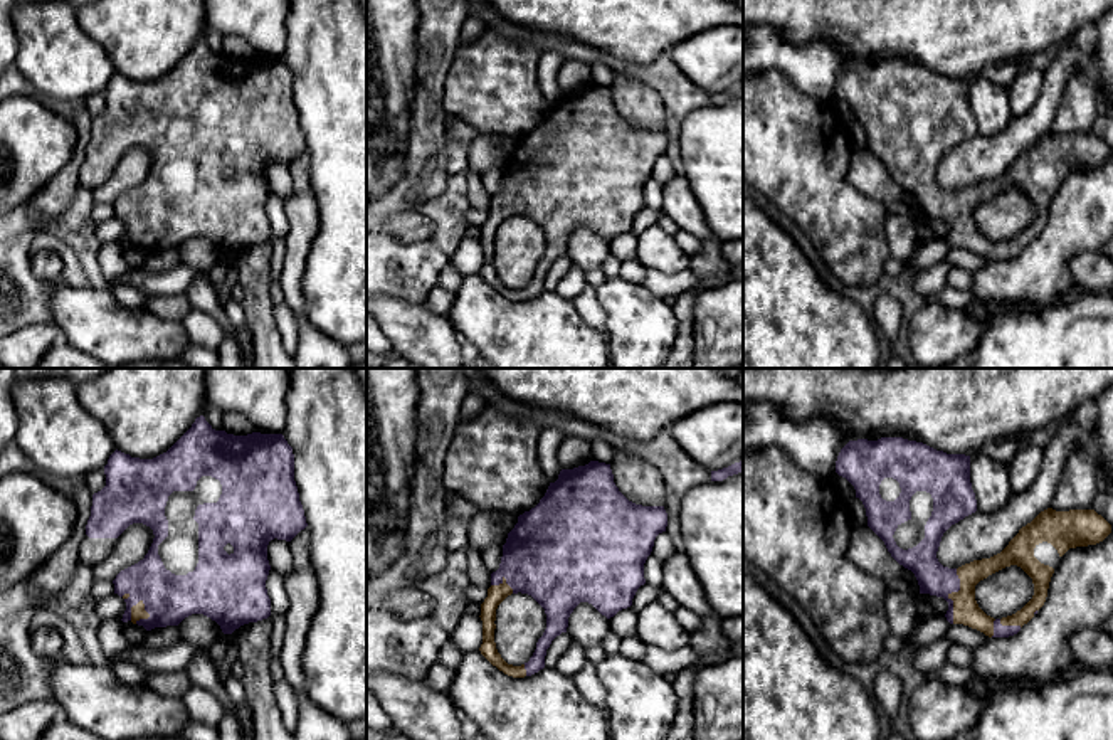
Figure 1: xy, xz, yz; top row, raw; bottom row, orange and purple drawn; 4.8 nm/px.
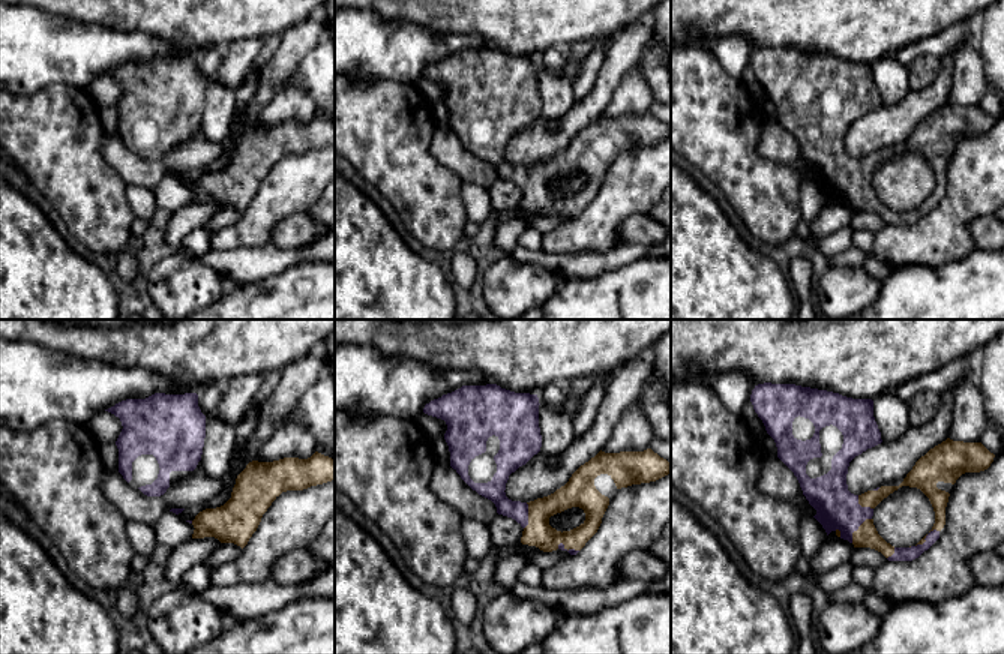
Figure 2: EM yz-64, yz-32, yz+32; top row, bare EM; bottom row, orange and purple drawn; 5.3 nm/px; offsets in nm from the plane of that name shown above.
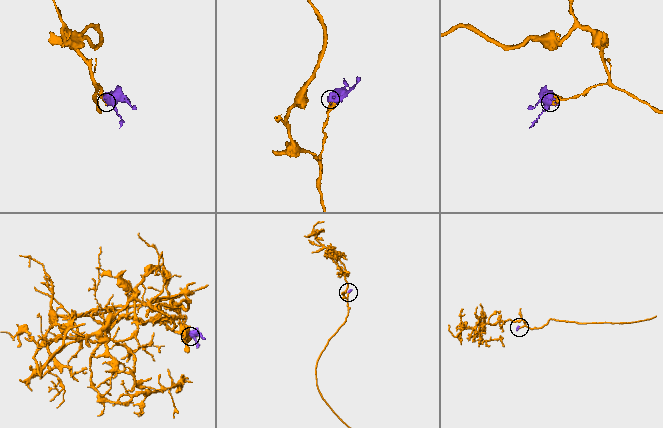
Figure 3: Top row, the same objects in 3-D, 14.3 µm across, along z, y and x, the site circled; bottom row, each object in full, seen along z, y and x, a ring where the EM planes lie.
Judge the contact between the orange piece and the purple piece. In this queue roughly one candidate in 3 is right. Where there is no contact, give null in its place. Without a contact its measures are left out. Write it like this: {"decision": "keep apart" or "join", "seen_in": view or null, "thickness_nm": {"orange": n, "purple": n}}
{"decision": "join", "seen_in": "yz", "thickness_nm": {"orange": 130, "purple": 150}}

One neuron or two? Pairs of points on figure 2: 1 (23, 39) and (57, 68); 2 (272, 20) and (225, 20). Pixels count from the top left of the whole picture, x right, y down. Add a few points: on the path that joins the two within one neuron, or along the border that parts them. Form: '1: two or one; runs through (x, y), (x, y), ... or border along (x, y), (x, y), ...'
1: one; runs through (32, 48), (39, 50), (48, 59)
2: one; runs through (260, 20), (237, 20)

